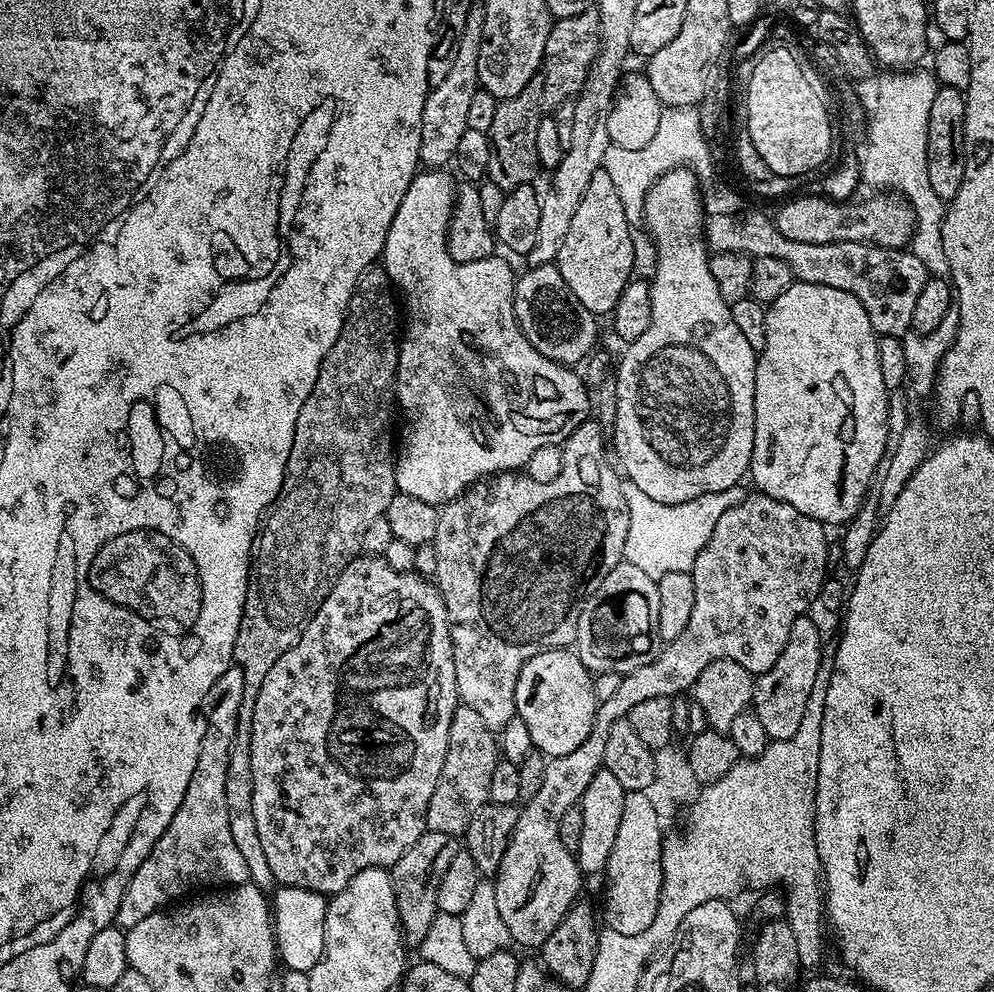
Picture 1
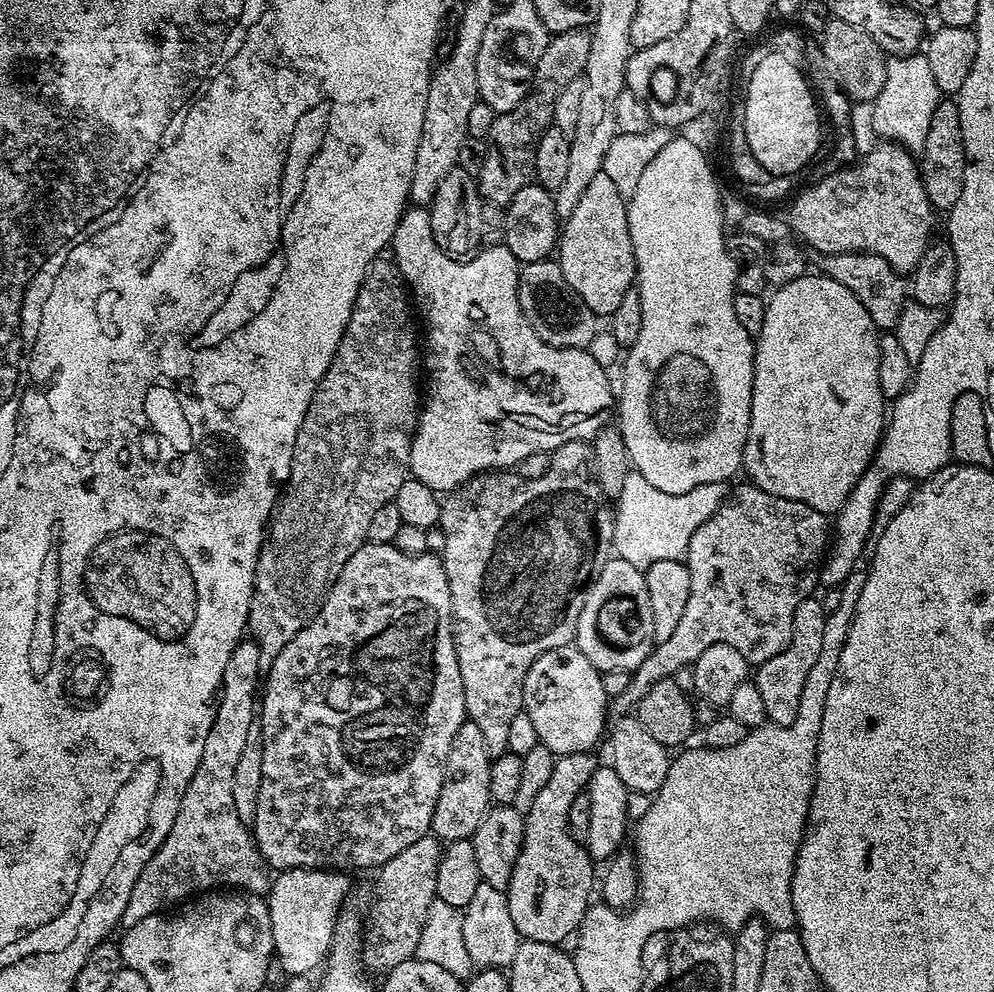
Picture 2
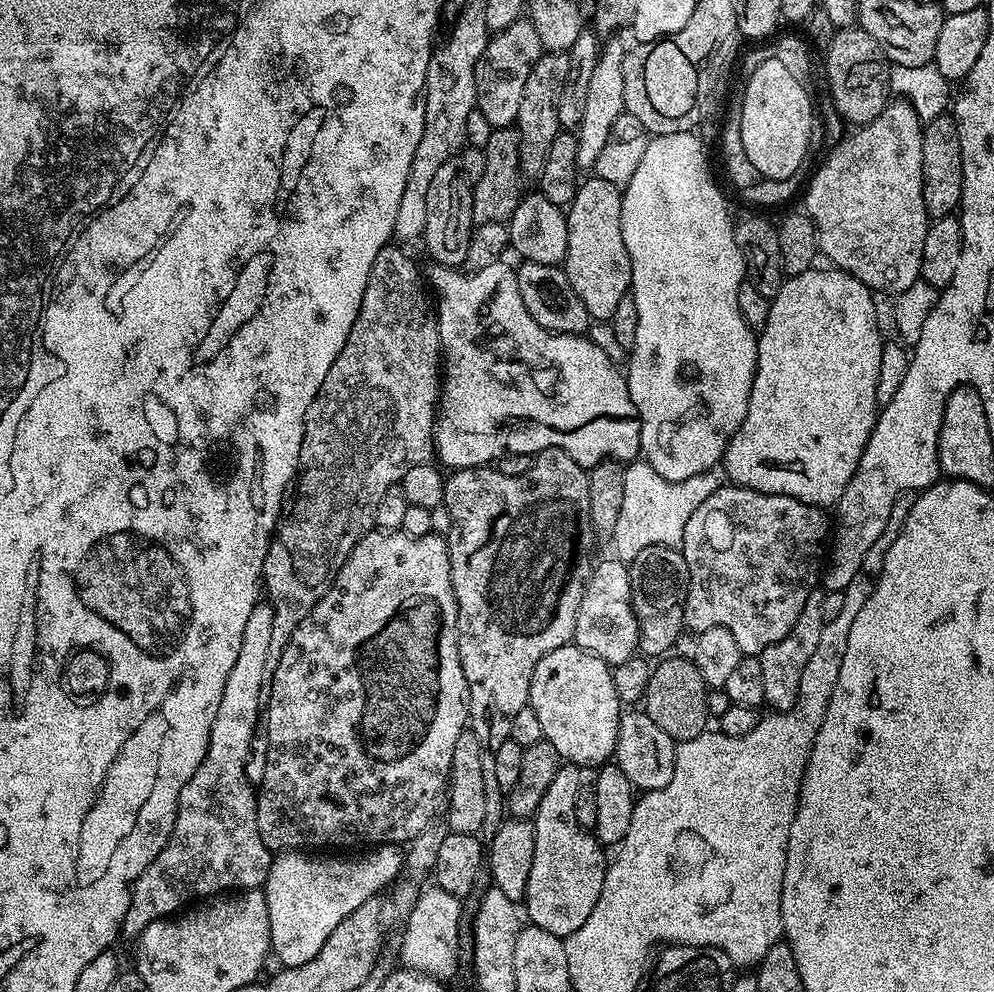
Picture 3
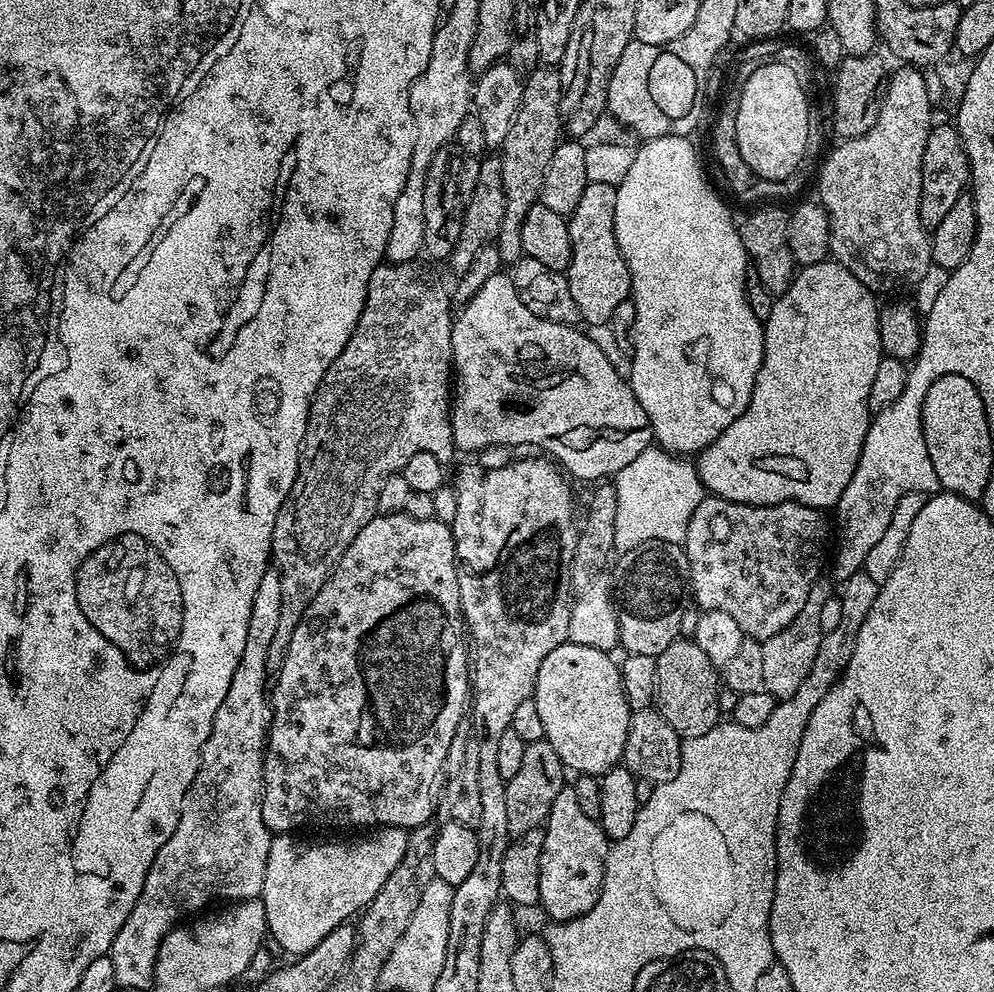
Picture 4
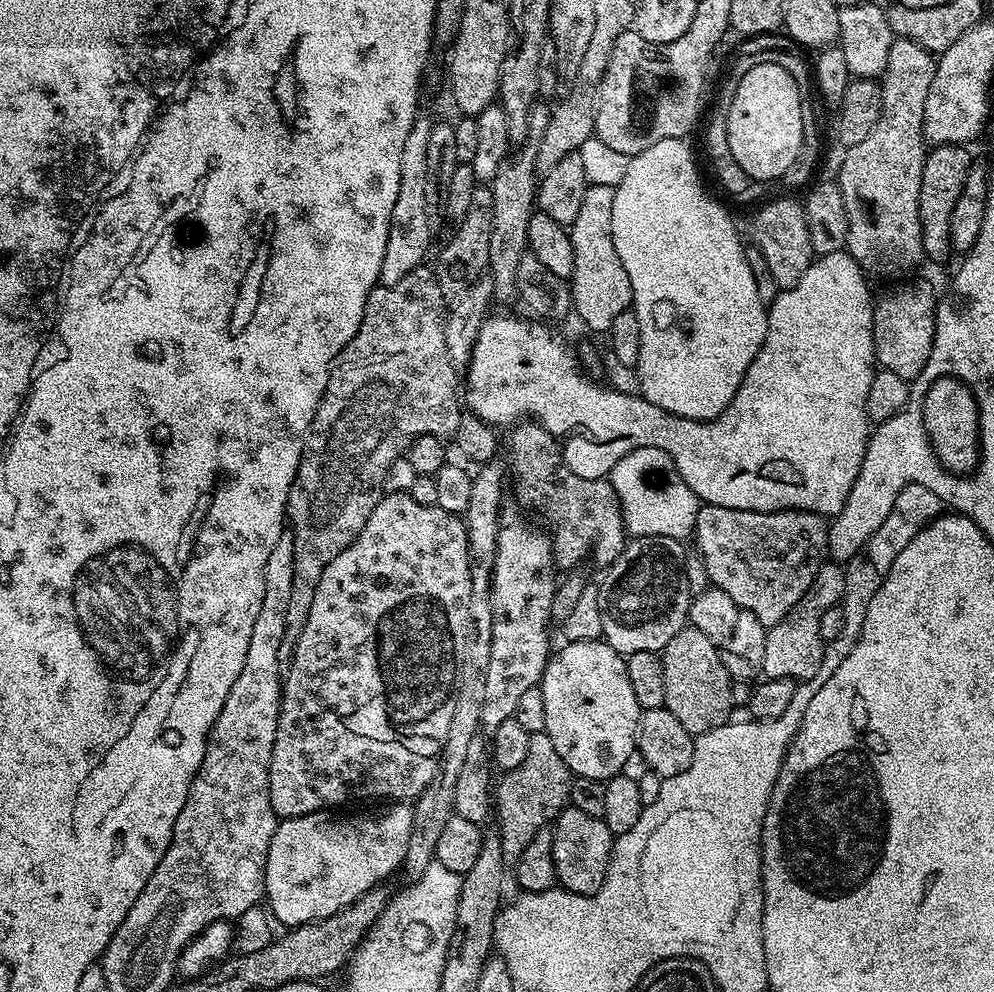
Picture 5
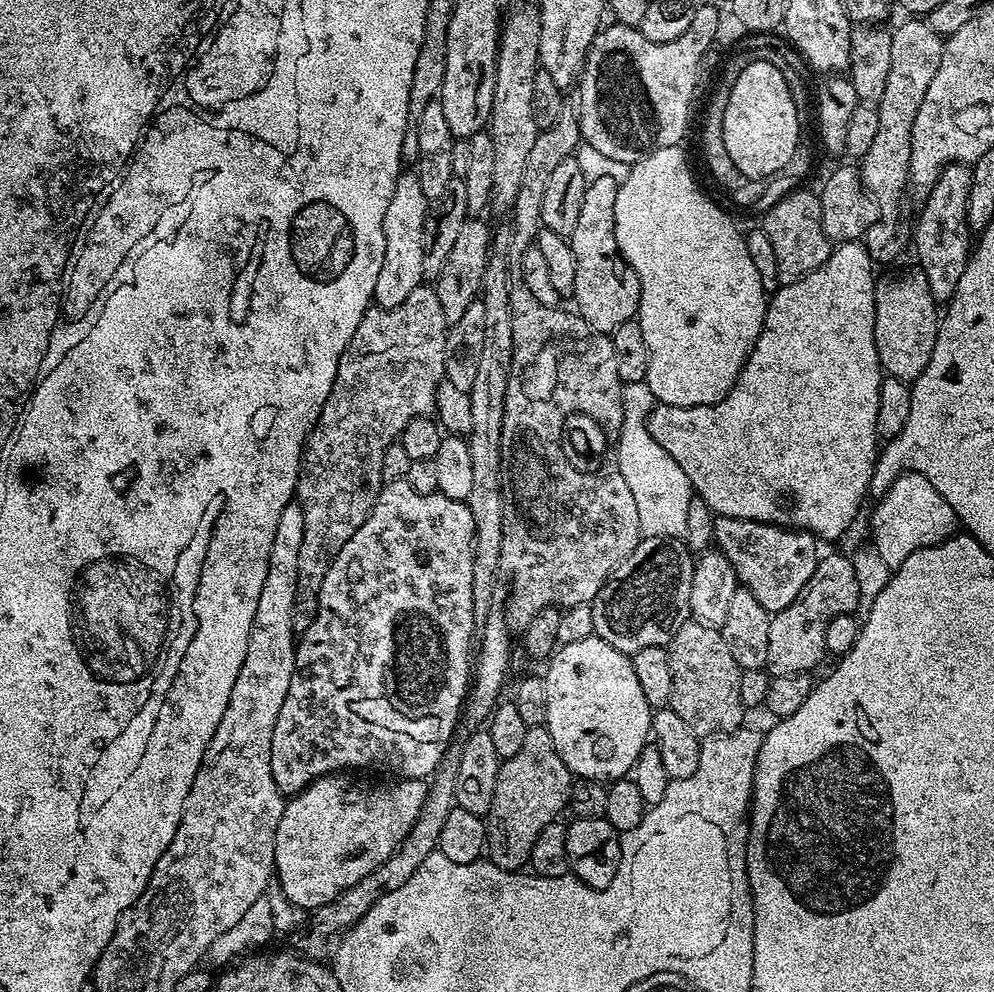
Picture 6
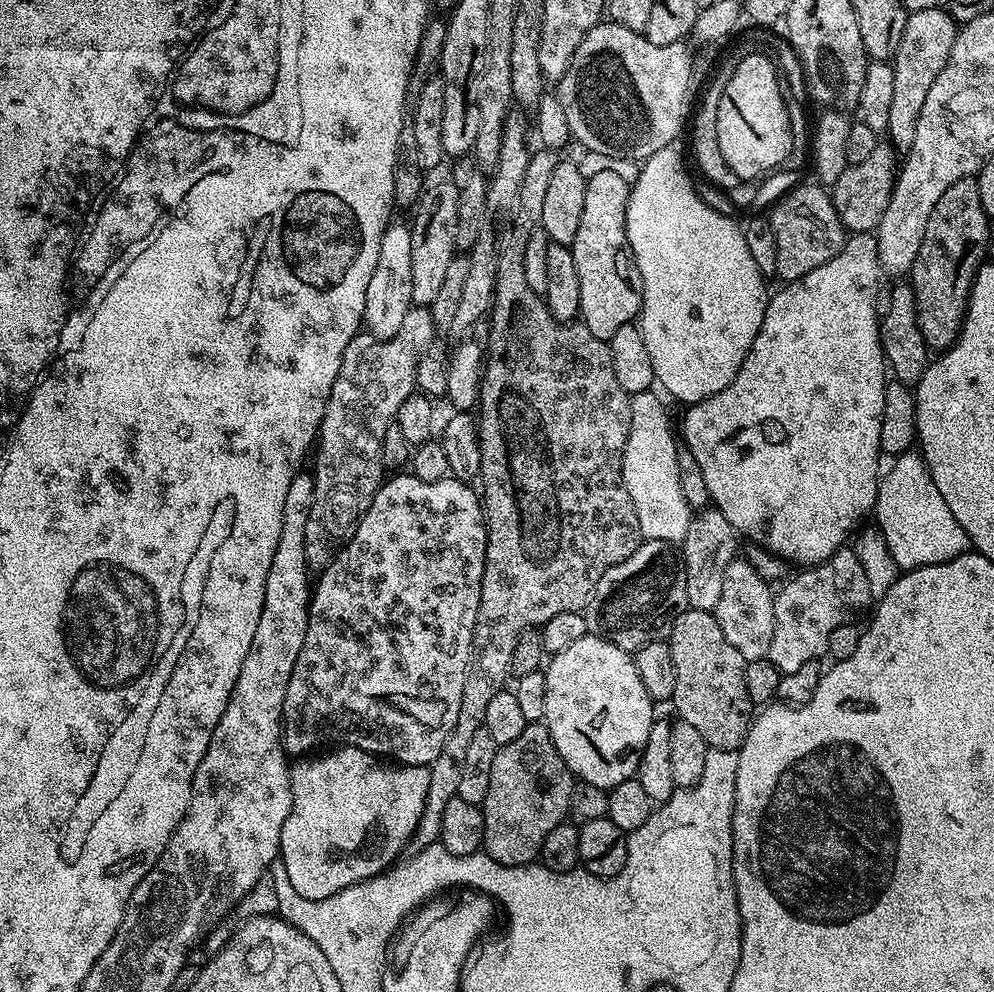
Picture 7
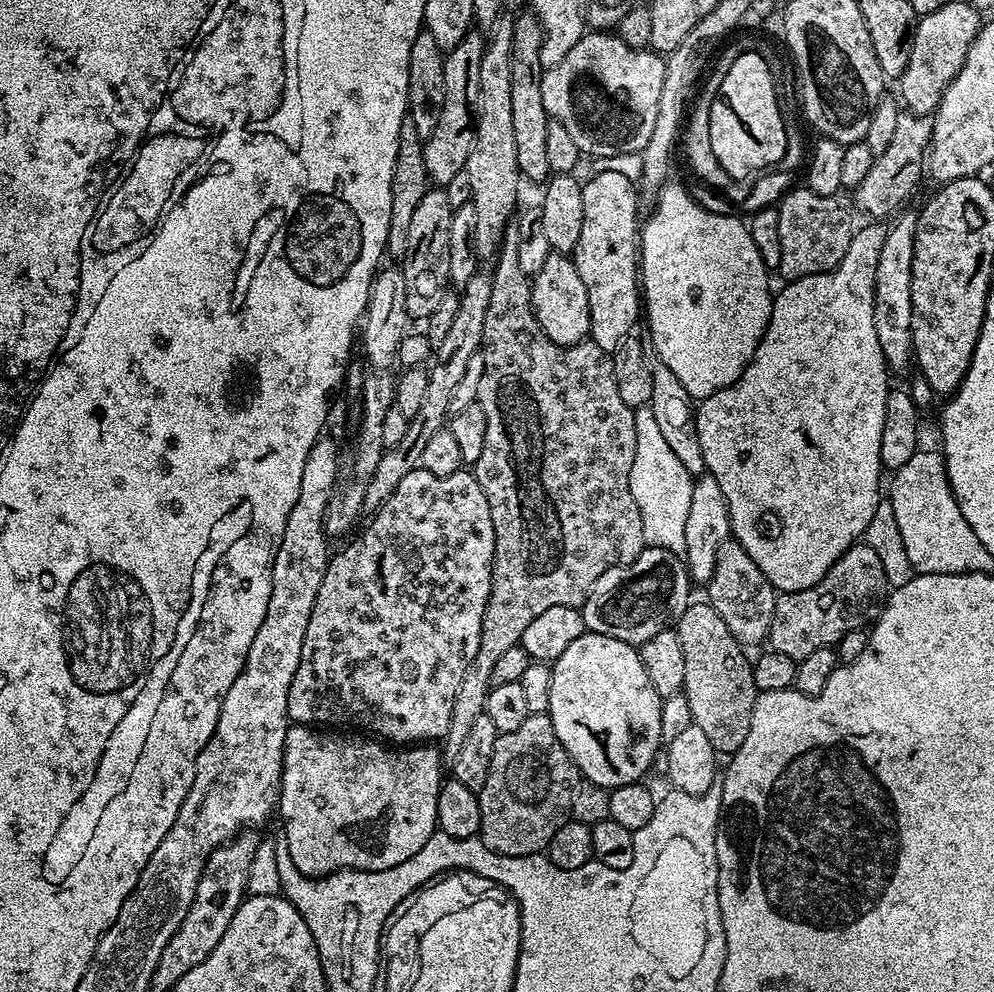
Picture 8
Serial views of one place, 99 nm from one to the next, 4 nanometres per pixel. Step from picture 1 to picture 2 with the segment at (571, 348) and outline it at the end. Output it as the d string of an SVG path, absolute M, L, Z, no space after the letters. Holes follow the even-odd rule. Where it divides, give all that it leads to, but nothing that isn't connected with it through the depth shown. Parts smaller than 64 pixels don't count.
M549 258L523 265L518 282L520 312L526 322L542 338L544 344L555 348L587 348L598 331L598 317L570 290L570 282L562 274L559 263Z

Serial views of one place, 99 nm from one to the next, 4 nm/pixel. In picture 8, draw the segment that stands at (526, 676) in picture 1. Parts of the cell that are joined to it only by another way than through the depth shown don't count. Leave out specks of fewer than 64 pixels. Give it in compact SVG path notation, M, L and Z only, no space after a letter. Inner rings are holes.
M586 630L581 636L574 638L574 642L570 642L570 646L566 646L566 650L562 650L560 657L551 665L551 670L550 706L546 714L552 720L554 734L558 734L558 742L562 742L566 754L570 754L570 758L576 763L576 768L579 770L581 777L587 783L597 784L609 790L618 786L637 783L643 777L640 775L655 762L656 751L659 748L661 751L662 741L664 740L664 735L662 734L662 698L654 690L654 686L646 674L646 666L642 666L642 658L639 651L631 644L618 642L618 638L606 638L606 634L594 634Z

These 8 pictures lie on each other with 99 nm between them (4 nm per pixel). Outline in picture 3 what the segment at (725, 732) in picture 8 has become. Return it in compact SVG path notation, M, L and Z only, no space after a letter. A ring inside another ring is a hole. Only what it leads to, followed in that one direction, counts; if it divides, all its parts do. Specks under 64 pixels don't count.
M676 655L661 659L653 667L642 701L642 710L647 716L654 718L656 725L662 726L662 730L666 730L672 740L679 742L698 738L709 727L710 717L706 710L706 694L709 687L691 659L684 657L683 660Z

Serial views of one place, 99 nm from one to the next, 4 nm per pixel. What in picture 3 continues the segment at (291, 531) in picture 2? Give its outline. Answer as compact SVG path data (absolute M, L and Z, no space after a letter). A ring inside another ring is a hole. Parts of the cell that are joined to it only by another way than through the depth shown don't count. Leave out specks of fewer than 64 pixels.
M389 246L378 250L378 258L374 258L374 266L370 266L370 278L366 278L366 290L362 294L362 306L358 310L358 318L354 318L354 326L350 326L350 334L346 338L346 346L334 358L334 366L330 366L330 374L326 374L326 382L318 390L314 402L310 402L310 410L306 410L304 419L304 433L300 447L300 466L296 470L294 491L291 493L292 505L281 515L276 522L276 531L272 533L272 541L268 543L268 553L264 559L264 574L262 588L266 593L267 603L272 605L274 628L270 633L270 650L266 650L266 670L270 674L278 666L282 658L282 650L290 642L294 630L314 610L314 606L326 594L338 570L346 562L350 550L360 541L367 532L373 531L376 520L376 511L380 508L380 499L388 491L395 489L400 479L410 470L410 466L427 464L434 456L434 433L436 430L436 405L440 402L440 386L442 383L442 353L440 350L440 335L438 322L434 311L433 301L430 299L426 280L420 277L420 270L415 262L400 248Z

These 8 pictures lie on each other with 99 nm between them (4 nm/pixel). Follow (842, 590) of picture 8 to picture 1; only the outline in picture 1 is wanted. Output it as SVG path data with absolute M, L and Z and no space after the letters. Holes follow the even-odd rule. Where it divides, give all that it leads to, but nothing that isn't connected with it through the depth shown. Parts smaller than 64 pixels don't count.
M805 614L794 618L786 646L782 646L782 654L778 654L778 662L774 662L770 670L759 673L754 680L751 707L758 721L762 722L769 741L794 738L794 734L798 734L802 714L806 714L806 702L810 702L810 690L814 690L814 678L818 678L820 661L826 656L826 652L820 649L820 628L810 617Z

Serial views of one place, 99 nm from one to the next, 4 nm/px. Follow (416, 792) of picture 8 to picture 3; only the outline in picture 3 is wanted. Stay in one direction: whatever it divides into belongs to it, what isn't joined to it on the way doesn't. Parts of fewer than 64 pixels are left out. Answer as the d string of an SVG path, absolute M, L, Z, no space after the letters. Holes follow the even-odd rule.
M382 844L365 852L368 852L365 856L356 856L353 860L339 860L336 854L309 855L307 851L297 850L281 852L273 859L262 891L270 918L270 952L273 957L277 956L281 960L279 963L283 967L293 968L302 966L302 962L310 962L310 958L322 950L322 942L330 938L334 926L338 926L346 914L354 914L362 902L379 897L379 892L403 873L404 852L397 845Z

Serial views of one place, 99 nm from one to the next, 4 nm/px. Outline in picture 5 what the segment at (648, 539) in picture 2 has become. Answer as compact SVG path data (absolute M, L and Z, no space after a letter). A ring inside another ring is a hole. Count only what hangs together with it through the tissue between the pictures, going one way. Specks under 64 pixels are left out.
M657 448L634 450L612 467L610 483L624 511L624 526L629 537L661 536L684 542L695 533L702 501L686 486L670 454Z

